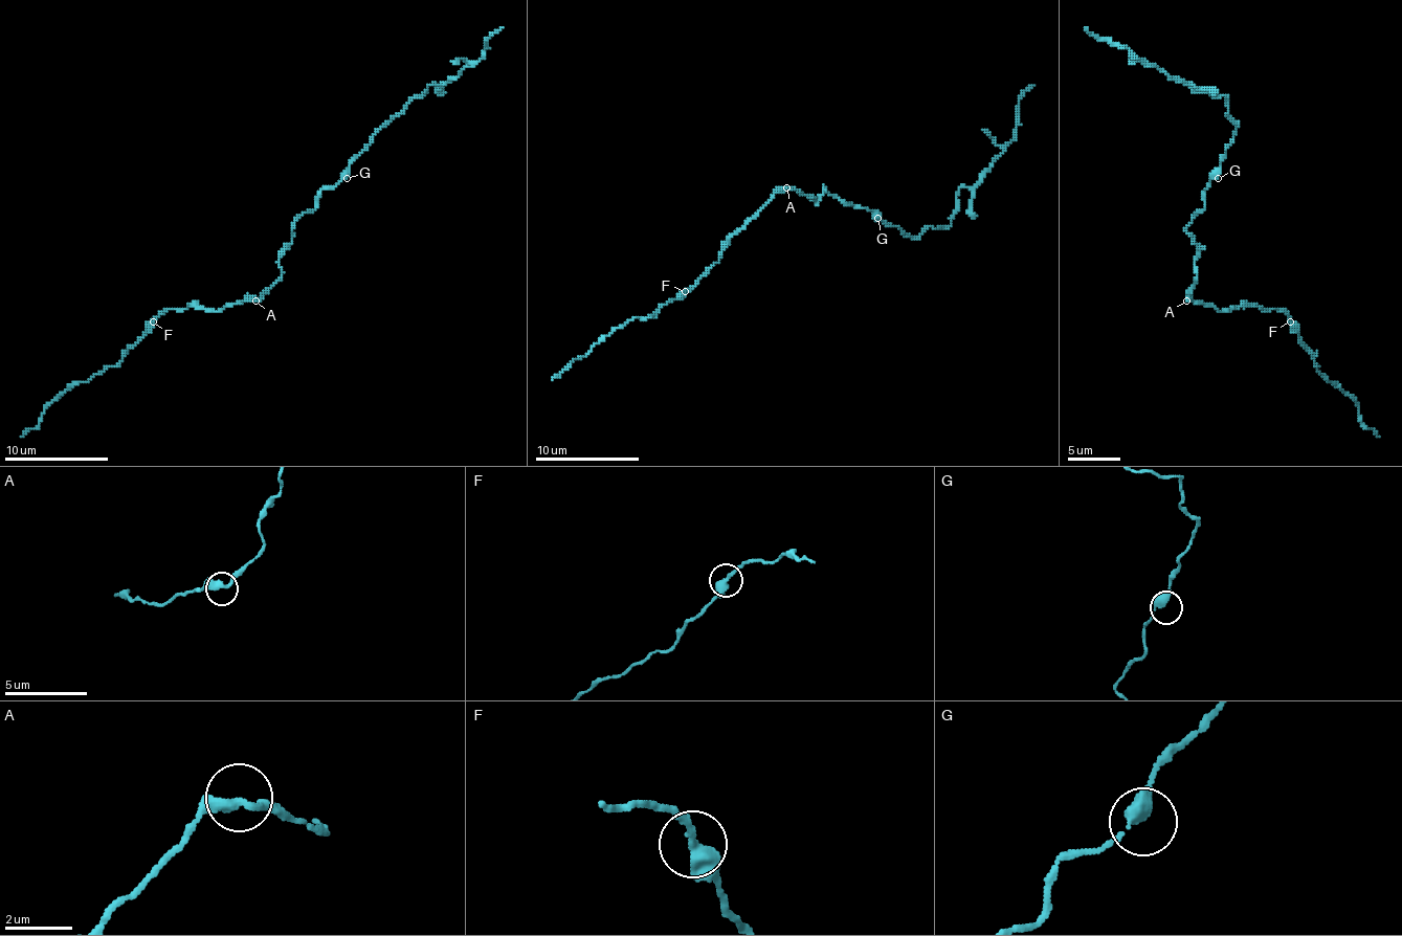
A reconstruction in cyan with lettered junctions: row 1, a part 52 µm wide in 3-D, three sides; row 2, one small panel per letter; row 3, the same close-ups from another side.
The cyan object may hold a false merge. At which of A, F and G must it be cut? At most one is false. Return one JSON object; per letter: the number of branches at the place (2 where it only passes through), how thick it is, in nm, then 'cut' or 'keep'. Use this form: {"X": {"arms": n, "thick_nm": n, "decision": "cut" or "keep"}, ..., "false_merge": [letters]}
{"A": {"arms": 2, "thick_nm": 360, "decision": "keep"}, "F": {"arms": 2, "thick_nm": 400, "decision": "keep"}, "G": {"arms": 2, "thick_nm": 400, "decision": "keep"}, "false_merge": []}

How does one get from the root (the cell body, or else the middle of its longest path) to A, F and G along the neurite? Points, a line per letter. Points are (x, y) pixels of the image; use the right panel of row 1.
A: (1197, 249), (1197, 281), (1186, 301)
F: (1197, 249), (1197, 281), (1189, 298), (1209, 304), (1220, 311), (1230, 311), (1239, 306), (1281, 309), (1291, 321)
G: (1197, 249), (1186, 225), (1204, 207), (1207, 183), (1218, 178)

